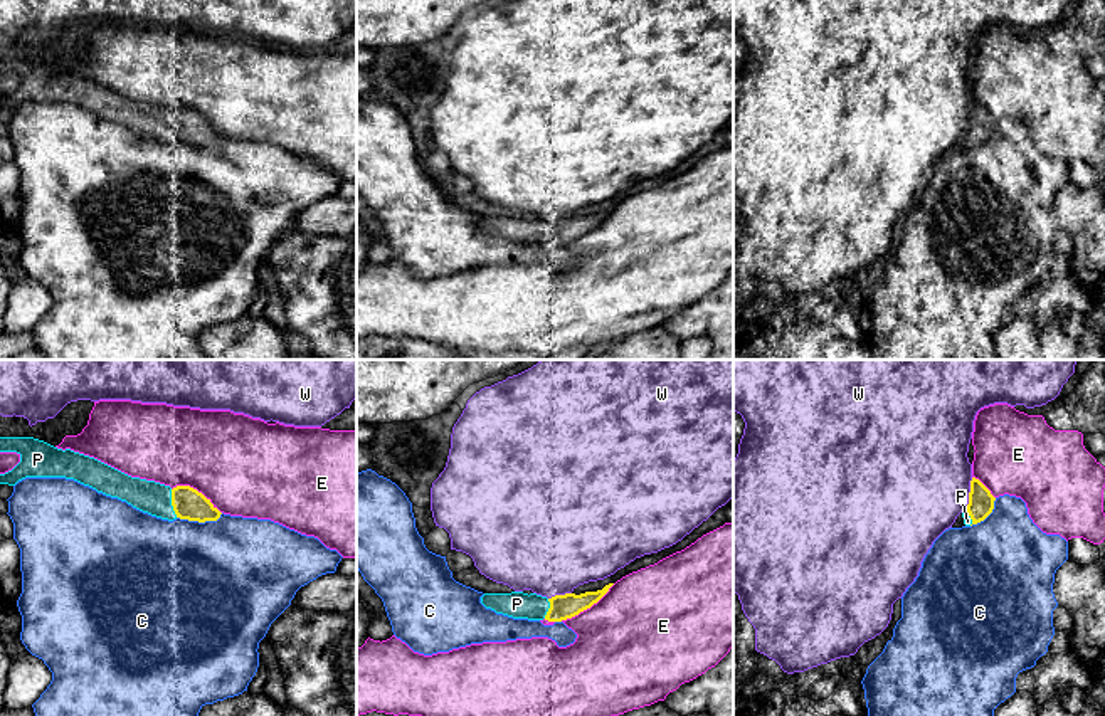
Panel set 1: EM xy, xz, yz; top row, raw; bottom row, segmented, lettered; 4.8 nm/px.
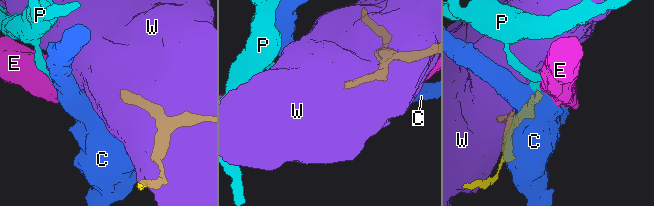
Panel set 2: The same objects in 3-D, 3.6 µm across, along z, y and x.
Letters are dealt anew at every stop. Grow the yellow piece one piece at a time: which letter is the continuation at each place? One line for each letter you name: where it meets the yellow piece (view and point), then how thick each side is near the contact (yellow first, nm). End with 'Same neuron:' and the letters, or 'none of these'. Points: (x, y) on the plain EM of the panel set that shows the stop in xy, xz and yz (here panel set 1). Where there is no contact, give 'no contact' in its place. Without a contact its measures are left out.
P: xy (172, 126) | 150/160 nm
Same neuron: P

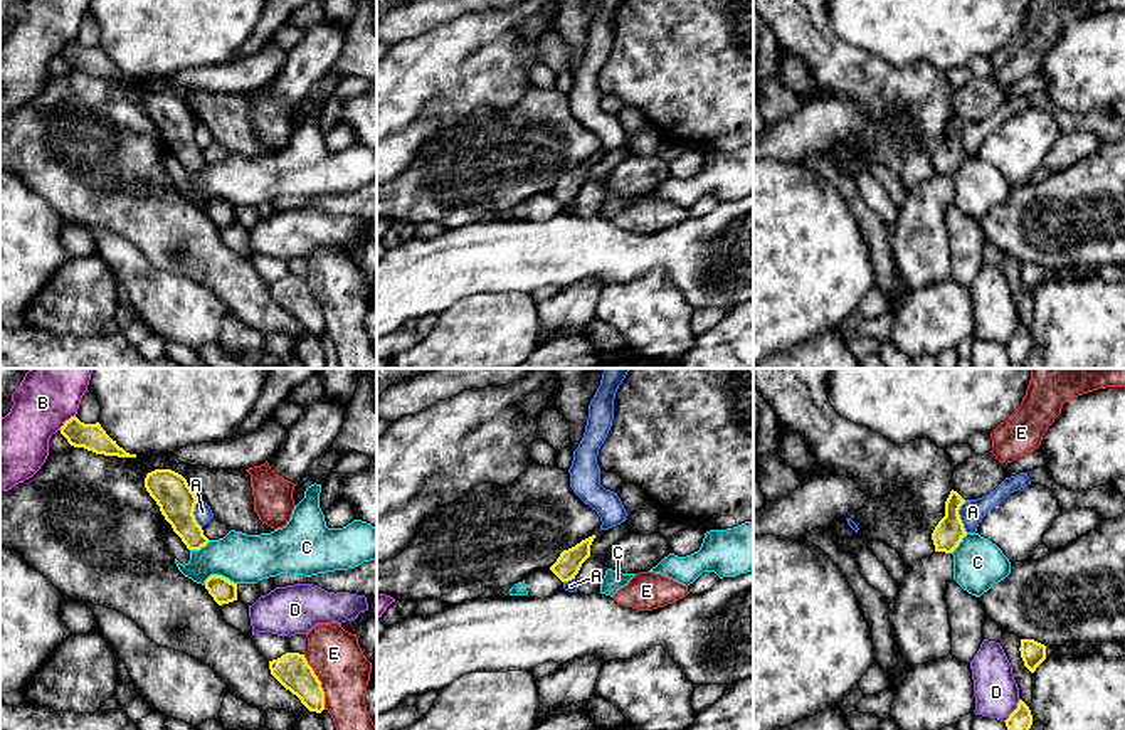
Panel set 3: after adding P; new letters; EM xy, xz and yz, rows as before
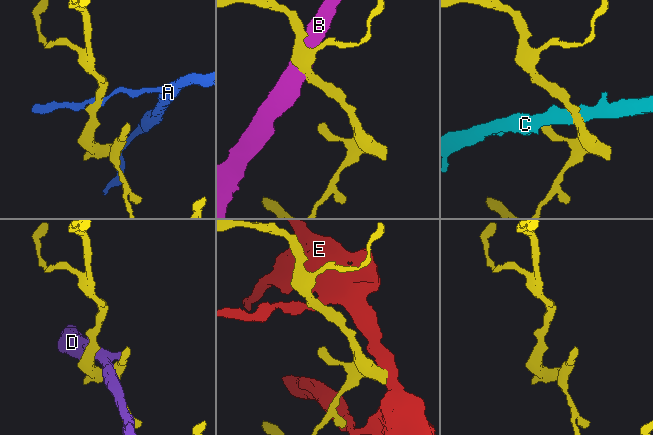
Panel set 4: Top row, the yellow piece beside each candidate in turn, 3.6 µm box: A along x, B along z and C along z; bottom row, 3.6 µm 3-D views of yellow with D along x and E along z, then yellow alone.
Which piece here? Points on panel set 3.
Same neuron: none of these

